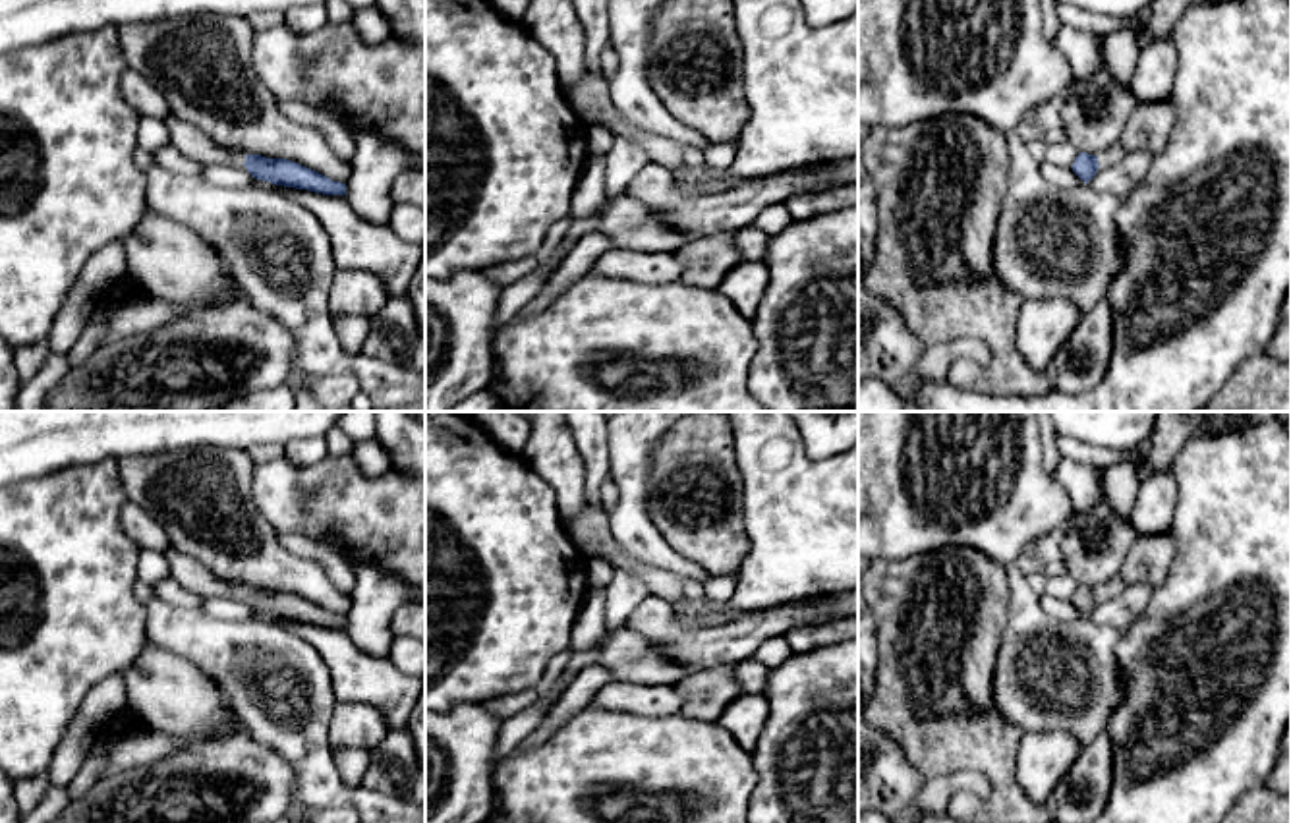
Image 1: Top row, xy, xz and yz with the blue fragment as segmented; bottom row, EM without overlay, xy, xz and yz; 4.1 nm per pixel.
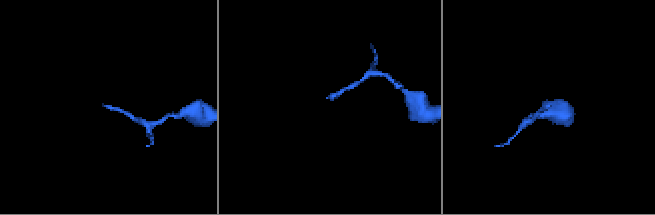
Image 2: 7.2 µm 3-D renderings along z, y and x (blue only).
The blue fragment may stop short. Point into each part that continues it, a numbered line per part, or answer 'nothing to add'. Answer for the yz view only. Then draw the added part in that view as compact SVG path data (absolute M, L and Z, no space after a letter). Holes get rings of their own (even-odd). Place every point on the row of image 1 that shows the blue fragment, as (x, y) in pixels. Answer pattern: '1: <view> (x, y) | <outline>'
1: yz (1110, 157) | M1117 143L1111 149L1098 155L1098 164L1100 166L1113 166L1115 162L1121 160L1123 155L1125 155L1125 149Z

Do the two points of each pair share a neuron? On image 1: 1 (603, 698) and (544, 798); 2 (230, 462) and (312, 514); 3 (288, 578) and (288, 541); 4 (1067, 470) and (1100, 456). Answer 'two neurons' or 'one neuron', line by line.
1: two neurons
2: two neurons
3: two neurons
4: two neurons

